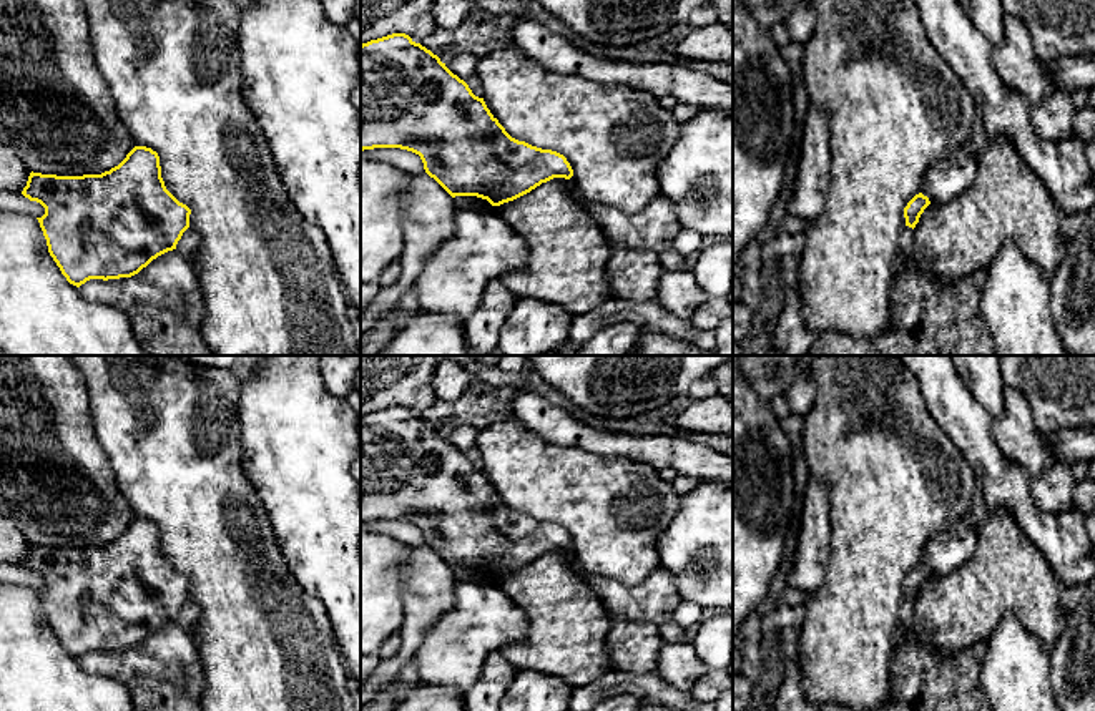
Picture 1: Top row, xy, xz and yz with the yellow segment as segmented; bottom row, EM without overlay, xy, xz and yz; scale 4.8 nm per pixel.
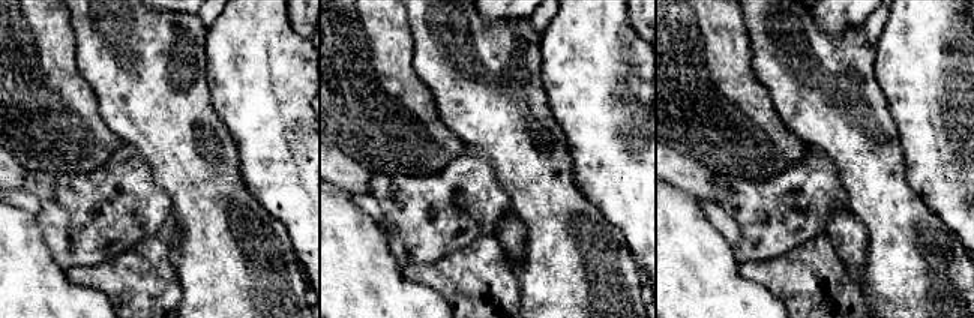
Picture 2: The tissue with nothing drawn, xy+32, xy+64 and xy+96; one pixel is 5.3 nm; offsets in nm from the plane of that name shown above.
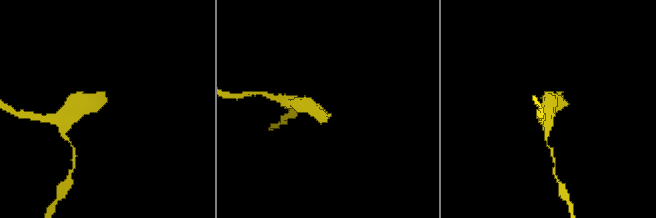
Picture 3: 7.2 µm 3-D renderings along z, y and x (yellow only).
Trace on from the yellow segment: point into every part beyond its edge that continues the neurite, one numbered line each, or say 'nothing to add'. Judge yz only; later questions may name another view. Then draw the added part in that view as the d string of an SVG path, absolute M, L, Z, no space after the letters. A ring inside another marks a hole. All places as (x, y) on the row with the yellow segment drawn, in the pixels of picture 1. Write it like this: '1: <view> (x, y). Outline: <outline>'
1: yz (947, 178). Outline: M962 145L926 171L921 193L931 203L949 203L974 183L975 173L975 154Z

